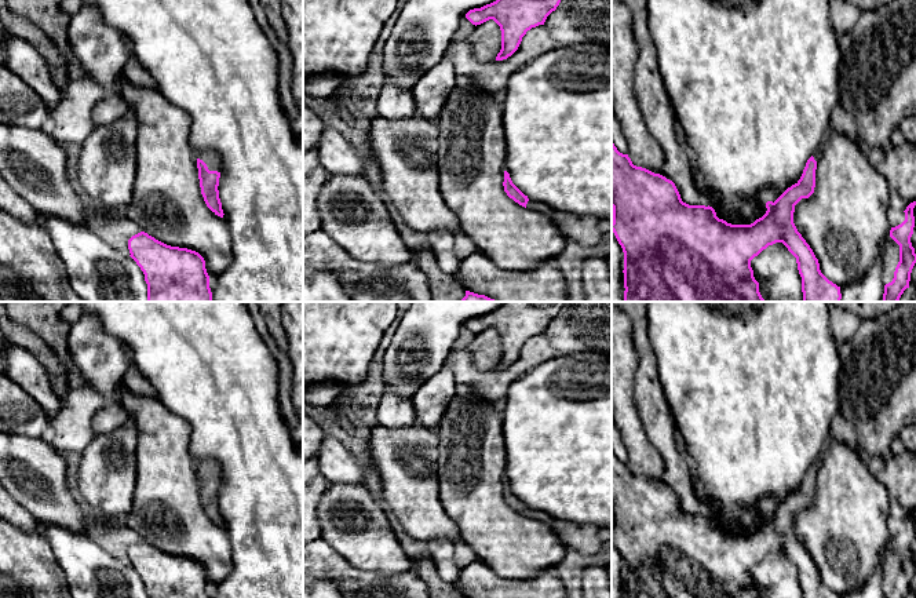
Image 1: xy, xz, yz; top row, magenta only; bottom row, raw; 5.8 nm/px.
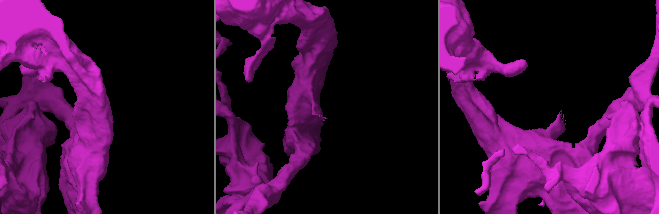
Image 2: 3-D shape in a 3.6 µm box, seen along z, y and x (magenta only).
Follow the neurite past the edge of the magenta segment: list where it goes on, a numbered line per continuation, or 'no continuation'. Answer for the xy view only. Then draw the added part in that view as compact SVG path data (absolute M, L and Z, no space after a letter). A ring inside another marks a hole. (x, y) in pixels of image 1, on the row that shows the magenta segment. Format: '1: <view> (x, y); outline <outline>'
1: xy (212, 160); outline M212 150L201 152L201 153L197 153L197 157L207 164L209 171L218 171L218 172L222 171L220 157L218 153Z

